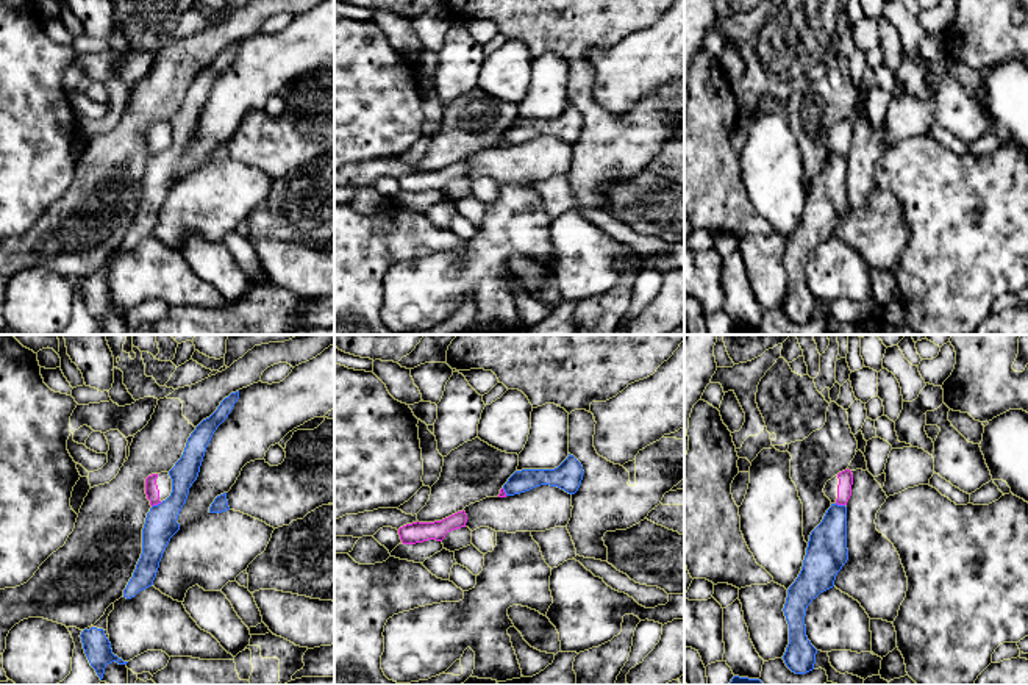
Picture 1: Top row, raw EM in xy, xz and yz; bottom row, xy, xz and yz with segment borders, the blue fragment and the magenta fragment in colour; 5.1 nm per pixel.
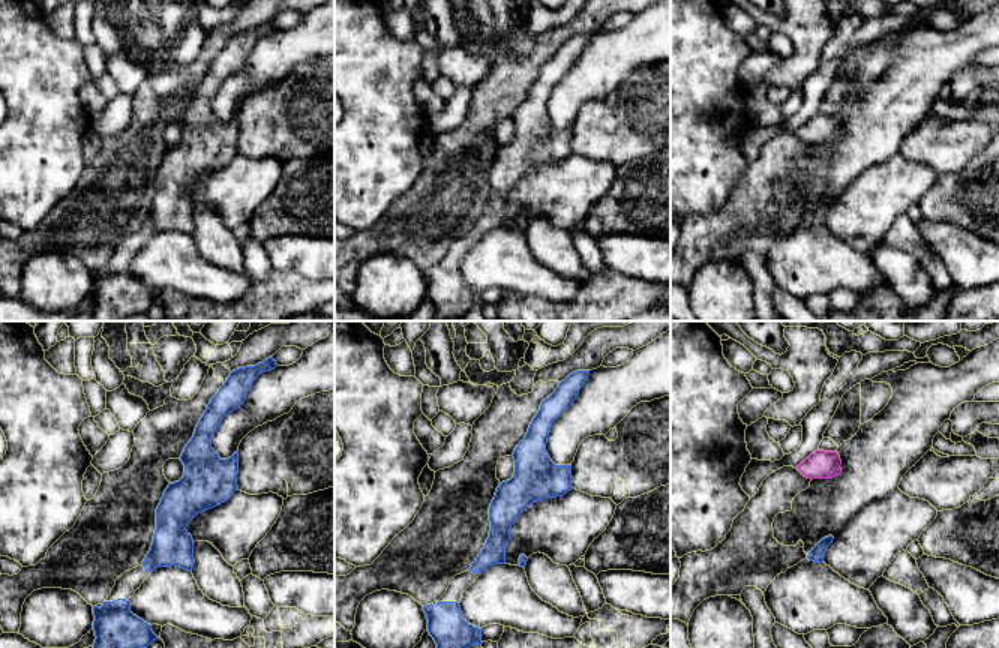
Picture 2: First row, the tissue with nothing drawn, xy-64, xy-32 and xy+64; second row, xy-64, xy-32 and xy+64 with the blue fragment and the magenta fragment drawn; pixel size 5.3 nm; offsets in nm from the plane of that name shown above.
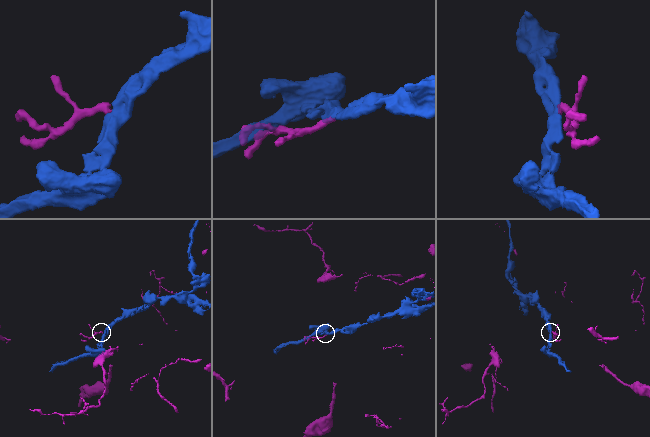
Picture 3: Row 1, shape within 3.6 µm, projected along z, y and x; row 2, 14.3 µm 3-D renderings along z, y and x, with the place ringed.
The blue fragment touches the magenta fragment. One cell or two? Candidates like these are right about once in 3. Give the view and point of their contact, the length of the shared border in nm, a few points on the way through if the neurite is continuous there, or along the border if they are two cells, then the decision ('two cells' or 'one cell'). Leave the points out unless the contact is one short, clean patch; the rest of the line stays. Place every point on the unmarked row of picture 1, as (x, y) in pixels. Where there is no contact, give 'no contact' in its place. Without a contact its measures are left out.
contact xy (158, 154); length 60 nm; border xy (161, 152), (152, 157); two cells

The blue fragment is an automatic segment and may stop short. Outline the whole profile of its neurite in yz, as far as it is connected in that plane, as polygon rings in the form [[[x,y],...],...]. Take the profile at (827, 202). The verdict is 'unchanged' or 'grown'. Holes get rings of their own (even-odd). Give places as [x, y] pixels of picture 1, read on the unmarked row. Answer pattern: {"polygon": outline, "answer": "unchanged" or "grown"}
{"polygon": [[[831,153],[809,185],[801,221],[789,236],[783,258],[789,274],[789,294],[783,310],[795,324],[812,321],[816,313],[817,299],[806,286],[806,258],[820,242],[834,236],[847,210],[847,156]]], "answer": "unchanged"}

